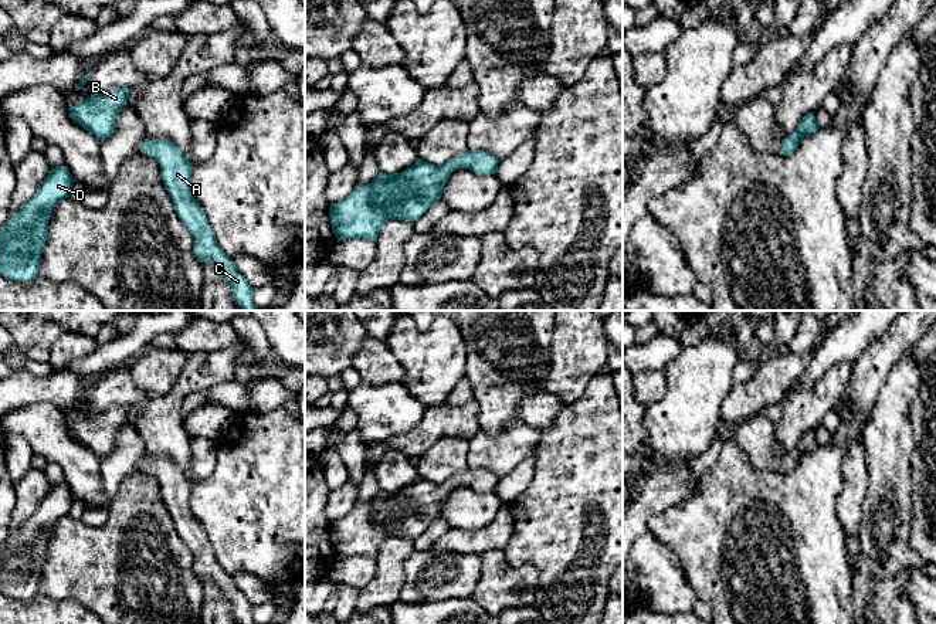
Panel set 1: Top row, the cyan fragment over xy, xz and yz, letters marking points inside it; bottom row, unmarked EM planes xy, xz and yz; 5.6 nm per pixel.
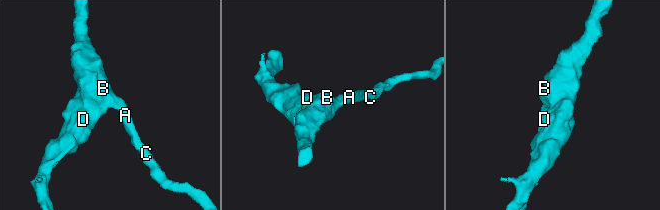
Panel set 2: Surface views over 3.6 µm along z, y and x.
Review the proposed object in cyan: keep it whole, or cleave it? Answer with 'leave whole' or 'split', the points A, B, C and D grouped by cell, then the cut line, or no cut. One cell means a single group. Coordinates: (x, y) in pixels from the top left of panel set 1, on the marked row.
leave whole | A B C D | no cut

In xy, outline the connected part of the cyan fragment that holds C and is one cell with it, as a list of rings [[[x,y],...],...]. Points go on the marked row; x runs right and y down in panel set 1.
[[[146,138],[140,149],[143,155],[155,157],[159,162],[162,180],[174,210],[193,235],[194,257],[220,271],[221,277],[231,286],[233,298],[241,311],[260,311],[252,301],[252,286],[238,272],[233,260],[218,247],[203,208],[190,190],[193,165],[167,139],[149,140]]]

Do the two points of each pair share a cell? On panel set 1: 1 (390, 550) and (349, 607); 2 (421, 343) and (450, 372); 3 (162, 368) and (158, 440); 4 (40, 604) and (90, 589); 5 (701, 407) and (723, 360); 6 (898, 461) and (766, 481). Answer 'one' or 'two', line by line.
1: two
2: one
3: two
4: two
5: one
6: two

